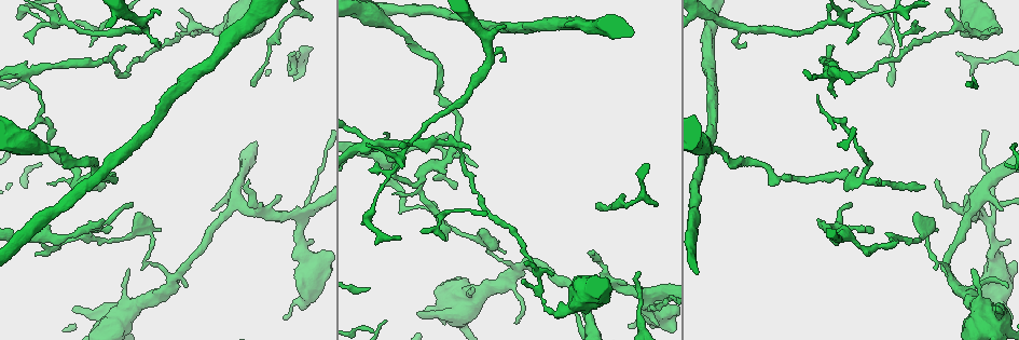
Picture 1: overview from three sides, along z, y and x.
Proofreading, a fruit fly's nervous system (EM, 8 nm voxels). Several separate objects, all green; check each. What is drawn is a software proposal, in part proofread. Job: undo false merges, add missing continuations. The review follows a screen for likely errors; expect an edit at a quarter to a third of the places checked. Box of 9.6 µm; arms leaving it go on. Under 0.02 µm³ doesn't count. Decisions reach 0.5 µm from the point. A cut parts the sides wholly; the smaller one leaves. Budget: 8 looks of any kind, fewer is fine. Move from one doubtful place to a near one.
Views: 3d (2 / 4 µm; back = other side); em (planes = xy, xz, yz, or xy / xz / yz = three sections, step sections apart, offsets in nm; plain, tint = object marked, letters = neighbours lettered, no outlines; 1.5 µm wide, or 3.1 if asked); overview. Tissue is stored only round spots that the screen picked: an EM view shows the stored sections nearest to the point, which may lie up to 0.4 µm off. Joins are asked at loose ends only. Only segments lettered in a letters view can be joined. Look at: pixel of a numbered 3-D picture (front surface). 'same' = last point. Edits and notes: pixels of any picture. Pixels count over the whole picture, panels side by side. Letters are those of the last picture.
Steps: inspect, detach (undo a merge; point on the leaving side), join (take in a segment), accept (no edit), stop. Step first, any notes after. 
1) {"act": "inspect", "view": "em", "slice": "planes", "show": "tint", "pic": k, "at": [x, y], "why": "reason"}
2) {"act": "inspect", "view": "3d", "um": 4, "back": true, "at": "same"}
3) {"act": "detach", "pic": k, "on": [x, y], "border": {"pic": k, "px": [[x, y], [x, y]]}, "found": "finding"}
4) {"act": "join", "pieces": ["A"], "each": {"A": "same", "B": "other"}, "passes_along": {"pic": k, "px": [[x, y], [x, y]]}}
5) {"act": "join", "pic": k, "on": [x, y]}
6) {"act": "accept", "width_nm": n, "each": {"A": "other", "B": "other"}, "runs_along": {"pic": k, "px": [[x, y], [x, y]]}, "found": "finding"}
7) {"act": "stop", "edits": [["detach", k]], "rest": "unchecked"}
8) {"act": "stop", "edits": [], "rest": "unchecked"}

{"act": "inspect", "view": "em", "slice": "planes", "show": "letters", "pic": 1, "at": [595, 207], "why": "branch stops here"}

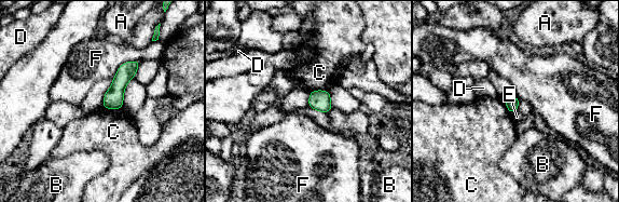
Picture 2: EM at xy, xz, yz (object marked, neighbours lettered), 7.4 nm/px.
{"act": "accept", "each": {"A": "other", "B": "other", "C": "other", "D": "other", "E": "other", "F": "other"}, "found": "none of them fits"}

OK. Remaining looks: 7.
{"act": "inspect", "view": "3d", "um": 2, "pic": 1, "at": [157, 13], "why": "an open end"}

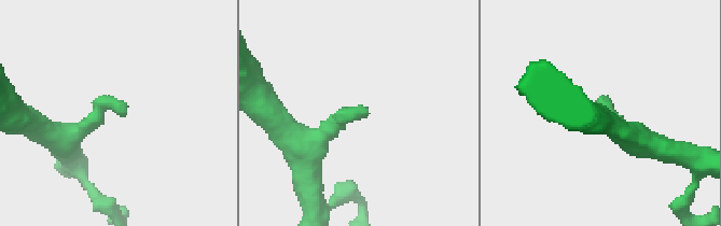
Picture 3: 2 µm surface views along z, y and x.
{"act": "inspect", "view": "em", "slice": "xz", "step": 8, "show": "letters", "pic": 3, "at": [125, 112]}

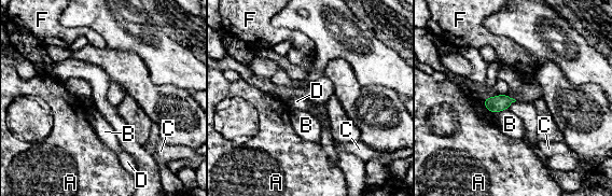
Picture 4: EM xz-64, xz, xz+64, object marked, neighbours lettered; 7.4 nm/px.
{"act": "accept", "each": {"A": "other", "B": "other", "C": "other", "D": "other", "F": "other"}, "found": "no lettered segment goes on from it"}

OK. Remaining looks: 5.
{"act": "inspect", "view": "3d", "um": 2, "pic": 1, "at": [476, 166], "why": "tapers out"}

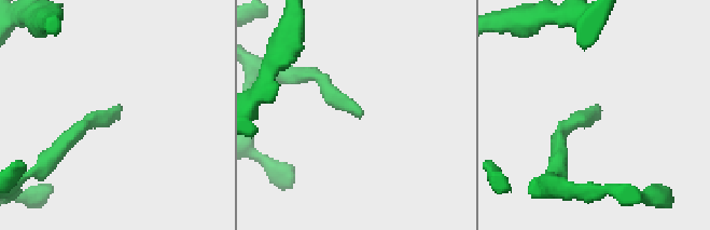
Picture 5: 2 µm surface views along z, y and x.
{"act": "inspect", "view": "em", "slice": "xy", "step": 8, "show": "letters", "pic": 5, "at": [363, 111]}

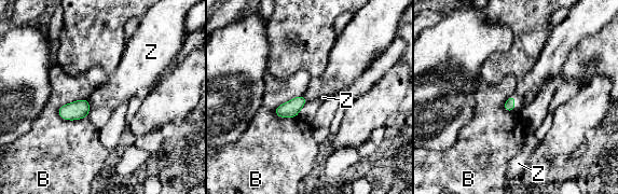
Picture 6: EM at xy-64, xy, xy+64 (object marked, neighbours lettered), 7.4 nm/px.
{"act": "inspect", "view": "em", "slice": "planes", "show": "letters", "at": "same", "why": "cut it another way"}

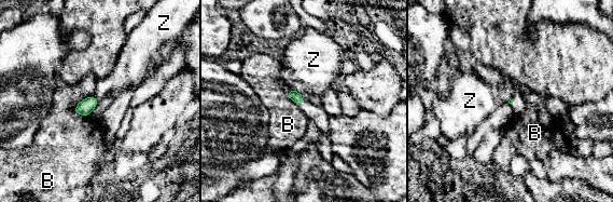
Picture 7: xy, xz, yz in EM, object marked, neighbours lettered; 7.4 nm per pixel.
{"act": "accept", "each": {"B": "other", "Z": "other"}, "border": {"pic": 7, "px": [[93, 95], [83, 98], [73, 110]]}, "found": "no lettered segment goes on from it"}

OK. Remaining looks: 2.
{"act": "stop", "edits": [], "rest": "unchecked"}

